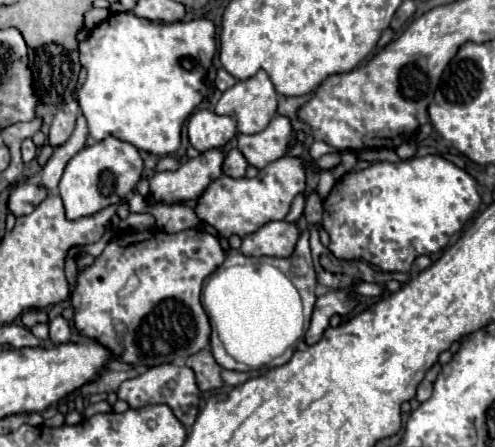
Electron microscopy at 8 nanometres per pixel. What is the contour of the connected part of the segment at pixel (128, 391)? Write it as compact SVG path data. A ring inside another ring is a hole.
M162 364L156 368L148 368L140 376L122 382L118 388L118 398L126 400L130 404L130 408L142 408L146 404L160 404L160 402L168 404L174 410L174 414L182 420L182 424L190 428L198 416L200 390L198 390L192 368L178 366L178 364Z

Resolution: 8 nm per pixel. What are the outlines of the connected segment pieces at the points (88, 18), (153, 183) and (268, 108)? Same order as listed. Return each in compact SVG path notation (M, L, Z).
M92 8L92 10L88 10L86 16L84 16L84 24L88 26L88 30L92 30L92 28L96 28L96 24L100 24L100 22L106 20L106 18L108 18L108 10Z
M206 150L200 156L184 162L174 172L156 172L150 178L148 196L158 204L180 204L202 196L204 188L222 176L224 154L220 150Z
M264 70L252 78L236 82L228 88L216 104L216 114L230 116L238 122L240 134L262 132L276 116L278 92L274 90Z

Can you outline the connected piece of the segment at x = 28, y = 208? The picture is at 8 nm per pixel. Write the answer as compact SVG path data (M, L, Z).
M22 182L14 188L14 192L10 194L10 200L8 200L8 208L10 212L20 218L20 216L26 216L30 214L36 204L40 204L46 196L48 196L48 188L44 188L42 184L32 184L32 182Z

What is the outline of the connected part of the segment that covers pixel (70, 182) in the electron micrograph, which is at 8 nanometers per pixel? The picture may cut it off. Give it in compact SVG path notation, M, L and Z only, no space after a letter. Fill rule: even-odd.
M108 136L102 142L96 142L94 146L86 146L66 164L58 186L60 198L66 208L66 218L76 220L82 216L92 216L106 206L118 204L126 194L134 190L136 182L142 176L142 170L144 164L138 154L138 148L124 140Z

